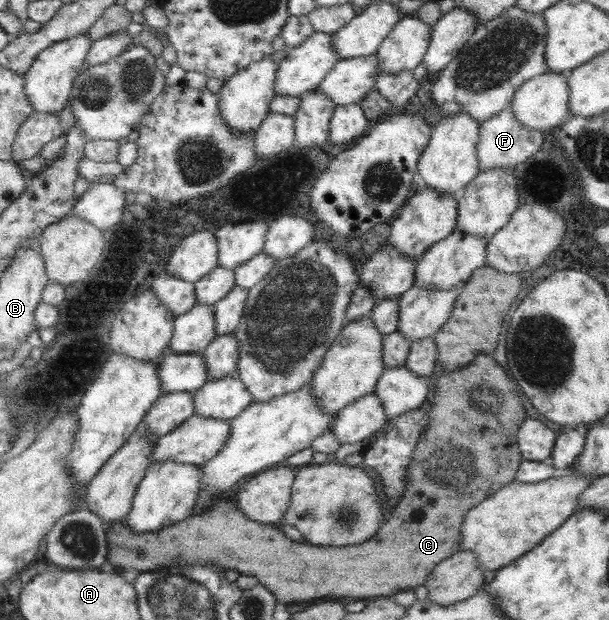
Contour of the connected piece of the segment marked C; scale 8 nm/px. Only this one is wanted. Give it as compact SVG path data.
M485 354L476 357L476 360L457 371L446 370L441 377L438 379L437 391L434 395L434 406L430 411L432 417L432 425L428 427L428 431L422 437L420 445L418 445L416 451L416 457L412 465L412 471L408 475L407 494L405 498L401 500L401 504L391 512L391 518L381 529L381 533L377 537L373 537L369 543L363 543L363 545L353 545L353 547L319 547L319 545L313 545L313 543L299 543L299 541L293 541L289 539L287 535L281 529L277 529L277 525L269 523L261 523L256 520L250 519L245 512L241 511L238 505L232 503L229 498L221 498L209 511L202 515L194 515L189 517L185 522L177 523L171 527L167 527L159 532L147 532L137 533L133 531L132 527L126 522L113 523L108 525L108 537L109 537L109 561L117 568L131 571L141 571L141 573L147 572L159 572L165 568L171 568L175 564L181 564L181 566L193 566L193 564L202 564L203 566L209 566L209 564L217 564L225 569L234 569L240 572L240 574L254 575L260 580L260 583L267 585L277 597L279 601L283 603L293 603L293 601L309 601L311 599L319 599L320 597L328 598L331 596L339 597L347 600L363 600L365 598L377 598L385 596L393 596L399 591L414 589L419 585L426 585L429 576L436 570L442 562L447 559L454 557L461 551L462 541L464 541L463 535L463 524L465 519L469 516L471 510L475 507L480 506L489 497L492 497L497 491L500 491L503 487L508 486L511 482L517 478L517 473L521 463L520 449L517 449L515 443L515 435L518 435L517 429L519 425L523 423L525 419L525 409L521 405L521 397L519 397L519 391L516 391L516 383L511 383L503 367L493 359L493 357L487 357Z

